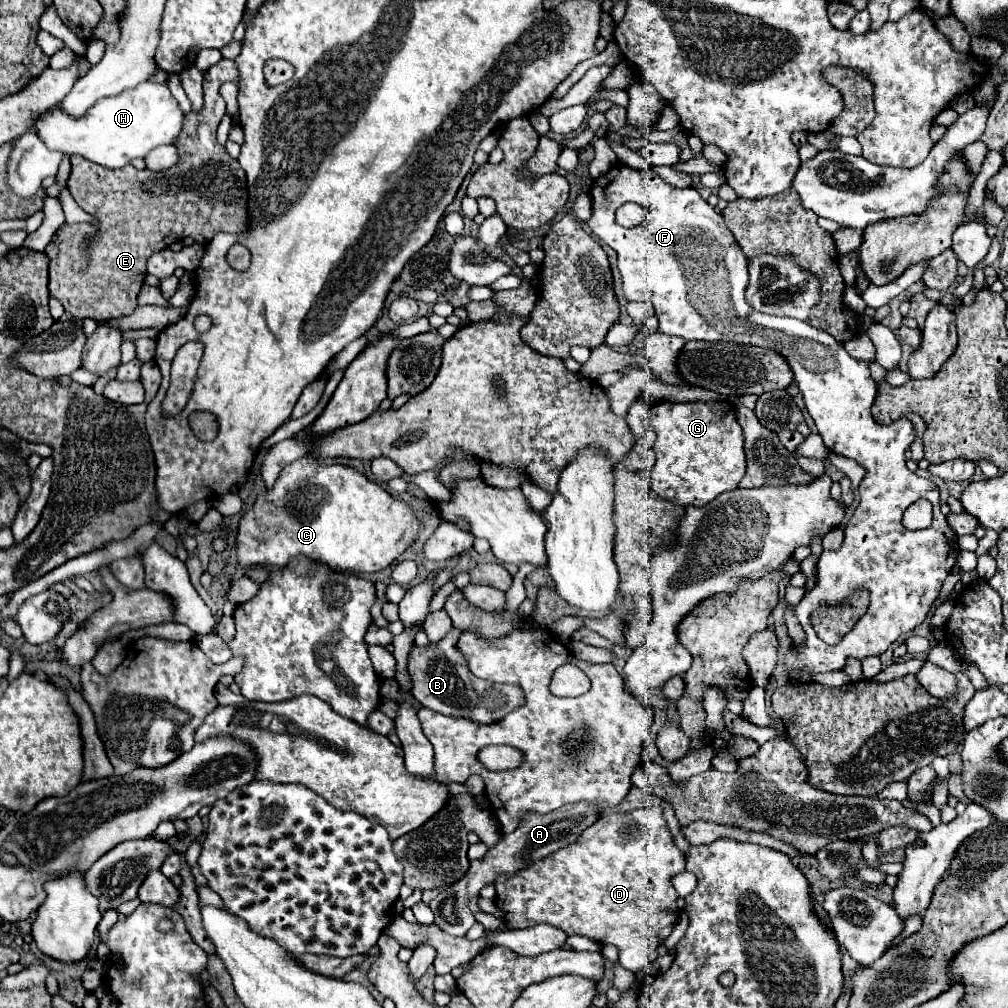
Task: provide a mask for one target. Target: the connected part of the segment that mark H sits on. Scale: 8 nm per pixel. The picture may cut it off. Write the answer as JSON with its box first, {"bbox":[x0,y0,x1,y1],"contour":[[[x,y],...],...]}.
{"bbox":[36,80,184,168],"contour":[[[148,80],[136,88],[120,92],[118,96],[100,98],[88,114],[78,120],[60,110],[48,110],[40,120],[36,120],[36,132],[50,150],[60,150],[68,156],[80,154],[106,168],[122,168],[134,158],[148,156],[156,146],[174,144],[182,132],[182,124],[184,112],[168,86]]]}

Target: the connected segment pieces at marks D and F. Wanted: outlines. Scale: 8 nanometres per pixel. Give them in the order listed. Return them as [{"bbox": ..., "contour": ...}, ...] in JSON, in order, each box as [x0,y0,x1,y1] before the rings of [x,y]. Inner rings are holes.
[{"bbox":[496,806,684,972],"contour":[[[660,806],[640,808],[632,812],[604,814],[586,828],[578,840],[566,848],[560,848],[546,860],[528,864],[516,876],[496,880],[496,904],[506,914],[510,928],[532,928],[536,924],[550,924],[564,930],[568,936],[578,934],[592,938],[600,944],[614,944],[620,952],[622,968],[630,972],[642,972],[658,958],[658,932],[678,920],[676,890],[672,878],[684,870],[684,854],[676,848],[672,834]]]},{"bbox":[588,164,960,674],"contour":[[[616,164],[610,168],[608,174],[592,182],[590,196],[592,196],[592,216],[588,220],[588,226],[602,242],[606,242],[612,250],[616,250],[618,270],[622,276],[622,284],[624,284],[622,290],[626,300],[652,302],[654,312],[660,320],[658,330],[664,334],[680,336],[686,342],[722,340],[760,346],[784,356],[784,360],[792,368],[792,374],[800,392],[804,394],[804,404],[810,416],[814,418],[818,434],[822,436],[824,444],[830,448],[830,452],[850,458],[866,470],[858,488],[860,504],[844,528],[844,544],[836,552],[822,552],[818,560],[816,588],[806,592],[802,602],[794,608],[794,614],[806,632],[806,648],[802,654],[796,648],[792,648],[792,654],[788,654],[784,662],[788,670],[808,668],[812,674],[818,674],[828,670],[842,670],[846,658],[850,656],[858,660],[866,656],[880,656],[902,634],[910,634],[916,626],[920,626],[926,620],[934,600],[940,596],[940,588],[946,576],[952,572],[952,566],[958,560],[960,548],[958,548],[958,536],[952,532],[952,528],[948,528],[948,522],[940,512],[936,484],[928,478],[916,476],[906,468],[904,454],[914,440],[912,424],[906,418],[898,418],[892,424],[880,424],[872,416],[872,404],[876,400],[878,384],[870,376],[870,364],[876,360],[866,362],[866,360],[852,358],[844,350],[842,342],[838,342],[828,332],[810,326],[808,322],[756,312],[746,302],[746,296],[744,296],[748,288],[748,258],[744,256],[742,248],[734,240],[732,232],[726,228],[722,214],[716,212],[712,206],[708,206],[706,200],[702,200],[702,196],[696,192],[696,188],[672,188],[666,180],[662,180],[652,170],[634,170],[634,168]],[[626,202],[636,202],[644,206],[648,212],[646,220],[636,228],[622,228],[614,222],[616,208],[620,208]],[[920,498],[930,498],[934,506],[934,522],[930,528],[912,532],[902,526],[902,514],[912,502]],[[860,590],[870,594],[870,606],[866,614],[838,644],[828,646],[816,636],[816,630],[812,630],[812,614],[818,612],[822,606],[826,608],[840,606],[846,598],[850,598],[854,592],[860,592]]]}]

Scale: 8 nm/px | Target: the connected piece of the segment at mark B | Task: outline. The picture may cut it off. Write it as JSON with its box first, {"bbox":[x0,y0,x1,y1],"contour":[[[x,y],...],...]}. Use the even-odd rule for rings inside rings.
{"bbox":[408,630,524,724],"contour":[[[452,630],[444,640],[428,644],[428,646],[412,646],[410,660],[408,660],[408,672],[412,678],[412,696],[430,710],[436,710],[440,714],[448,714],[452,718],[466,718],[472,722],[482,724],[494,724],[500,718],[504,718],[514,706],[524,702],[522,690],[518,686],[508,684],[492,684],[482,682],[482,694],[474,688],[476,676],[468,672],[468,662],[464,660],[464,654],[460,654],[456,642],[458,642],[460,630]]]}

